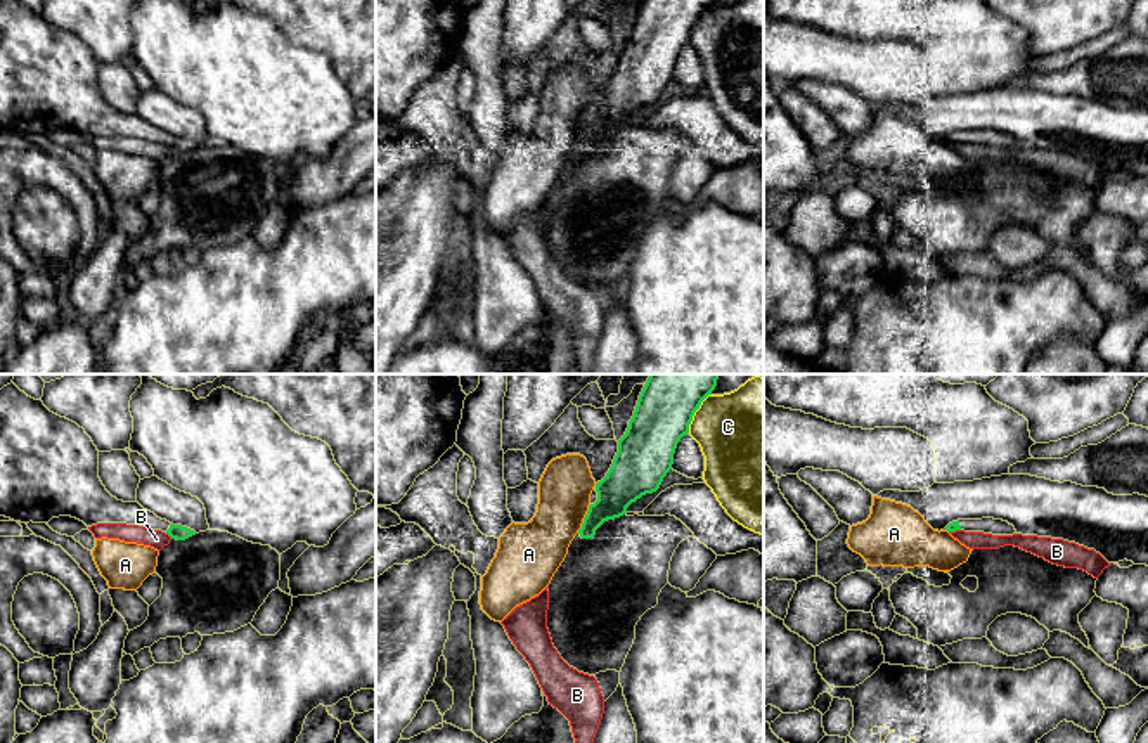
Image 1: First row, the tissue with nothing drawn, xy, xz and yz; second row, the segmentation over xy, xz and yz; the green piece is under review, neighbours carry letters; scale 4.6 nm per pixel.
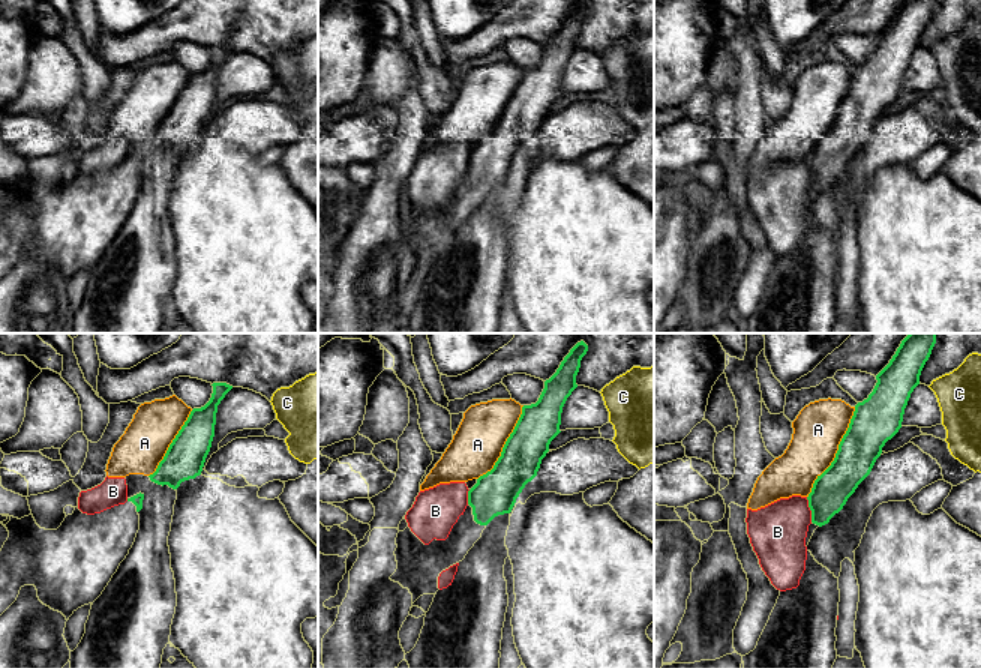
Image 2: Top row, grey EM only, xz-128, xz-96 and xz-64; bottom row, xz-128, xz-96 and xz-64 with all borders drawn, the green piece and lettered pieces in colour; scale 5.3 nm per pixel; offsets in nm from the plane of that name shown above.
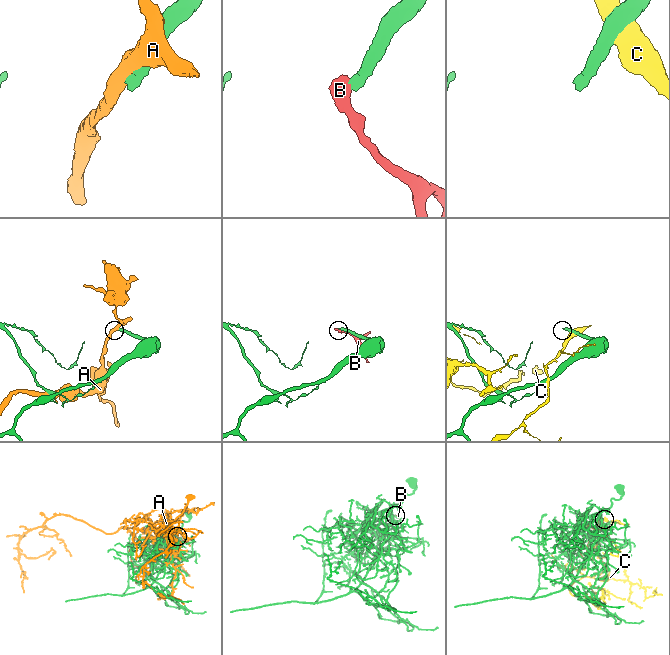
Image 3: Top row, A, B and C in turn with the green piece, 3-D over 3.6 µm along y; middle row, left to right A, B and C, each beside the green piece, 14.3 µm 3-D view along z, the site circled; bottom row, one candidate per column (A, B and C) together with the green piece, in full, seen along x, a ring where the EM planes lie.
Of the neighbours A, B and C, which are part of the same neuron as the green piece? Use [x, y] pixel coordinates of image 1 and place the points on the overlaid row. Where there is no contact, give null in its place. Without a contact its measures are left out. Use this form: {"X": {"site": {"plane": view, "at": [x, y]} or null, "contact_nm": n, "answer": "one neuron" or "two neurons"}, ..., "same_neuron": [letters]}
{"A": {"site": {"plane": "xz", "at": [584, 518]}, "contact_nm": 150, "answer": "two neurons"}, "B": {"site": {"plane": "xy", "at": [170, 536]}, "contact_nm": 40, "answer": "two neurons"}, "C": {"site": {"plane": "xz", "at": [695, 411]}, "contact_nm": 220, "answer": "two neurons"}, "same_neuron": []}

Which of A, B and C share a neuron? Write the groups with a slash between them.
A / B / C

